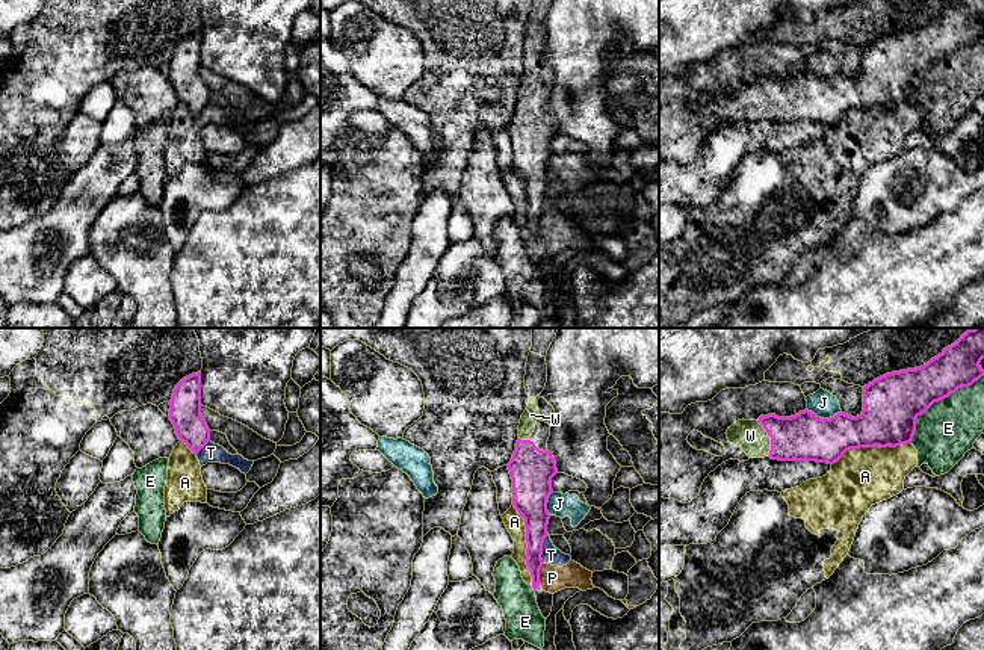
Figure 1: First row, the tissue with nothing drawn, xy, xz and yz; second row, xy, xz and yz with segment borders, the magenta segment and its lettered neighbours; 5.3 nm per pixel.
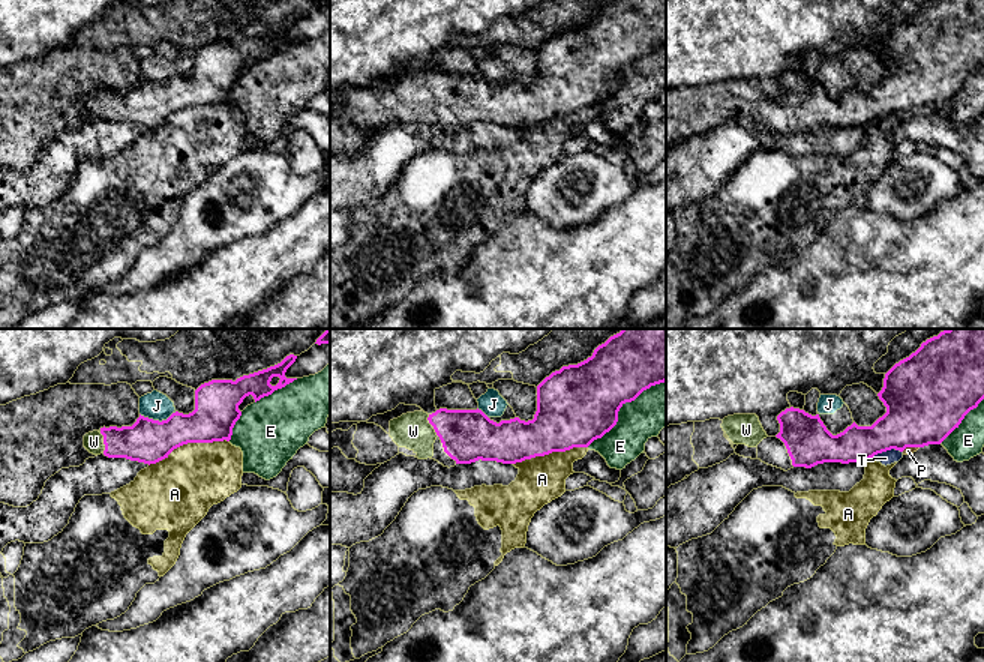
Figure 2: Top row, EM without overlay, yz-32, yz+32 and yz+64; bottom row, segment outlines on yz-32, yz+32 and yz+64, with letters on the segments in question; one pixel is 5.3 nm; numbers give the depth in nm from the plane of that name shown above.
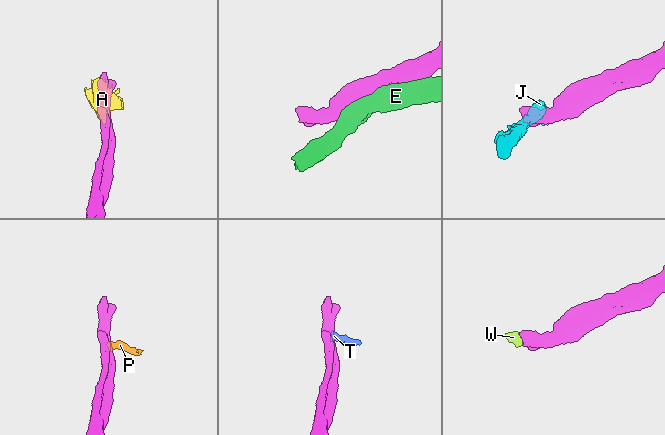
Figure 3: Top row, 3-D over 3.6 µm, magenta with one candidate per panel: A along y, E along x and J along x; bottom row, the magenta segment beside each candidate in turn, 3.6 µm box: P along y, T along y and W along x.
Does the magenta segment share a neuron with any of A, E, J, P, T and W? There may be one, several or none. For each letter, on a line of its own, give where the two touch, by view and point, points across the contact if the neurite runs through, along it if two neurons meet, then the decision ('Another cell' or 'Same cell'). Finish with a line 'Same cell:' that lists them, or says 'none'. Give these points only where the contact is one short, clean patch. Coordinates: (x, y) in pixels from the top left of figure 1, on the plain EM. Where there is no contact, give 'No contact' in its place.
A: Touches magenta at xz (528, 206). Another cell
E: Touches magenta at yz (937, 62). Another cell
J: Touches magenta at yz (824, 80). Boundary: yz (807, 70), (821, 79), (832, 79), (841, 74). Another cell
P: Touches magenta at xz (538, 236). Boundary: xz (543, 225), (538, 235), (538, 247). Another cell
T: Touches magenta at xz (541, 210). Boundary: xz (547, 195), (543, 204), (541, 224). Another cell
W: Touches magenta at yz (771, 100). Path across: yz (803, 99), (771, 100), (750, 97). Same cell
Same cell: W

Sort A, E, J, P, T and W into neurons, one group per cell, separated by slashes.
A P T / E / J / W

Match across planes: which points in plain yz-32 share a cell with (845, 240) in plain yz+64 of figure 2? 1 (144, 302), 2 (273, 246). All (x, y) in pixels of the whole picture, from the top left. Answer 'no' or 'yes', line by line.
1: yes
2: yes

